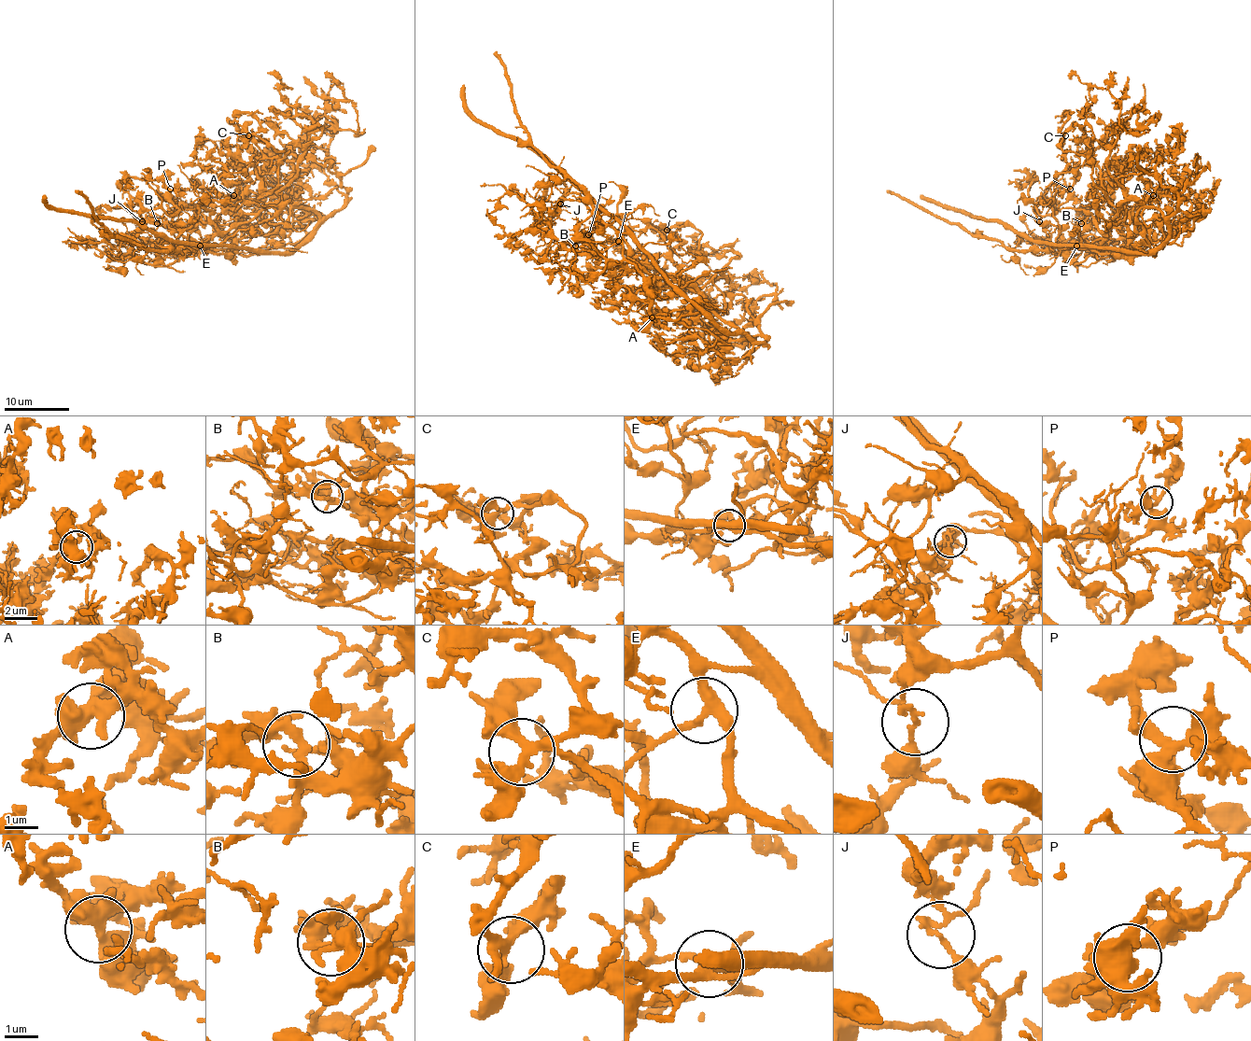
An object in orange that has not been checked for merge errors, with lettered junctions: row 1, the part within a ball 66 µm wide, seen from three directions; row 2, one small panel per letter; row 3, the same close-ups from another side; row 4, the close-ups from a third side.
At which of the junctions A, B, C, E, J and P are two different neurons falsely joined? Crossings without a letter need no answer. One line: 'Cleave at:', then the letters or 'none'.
Cleave at: J

